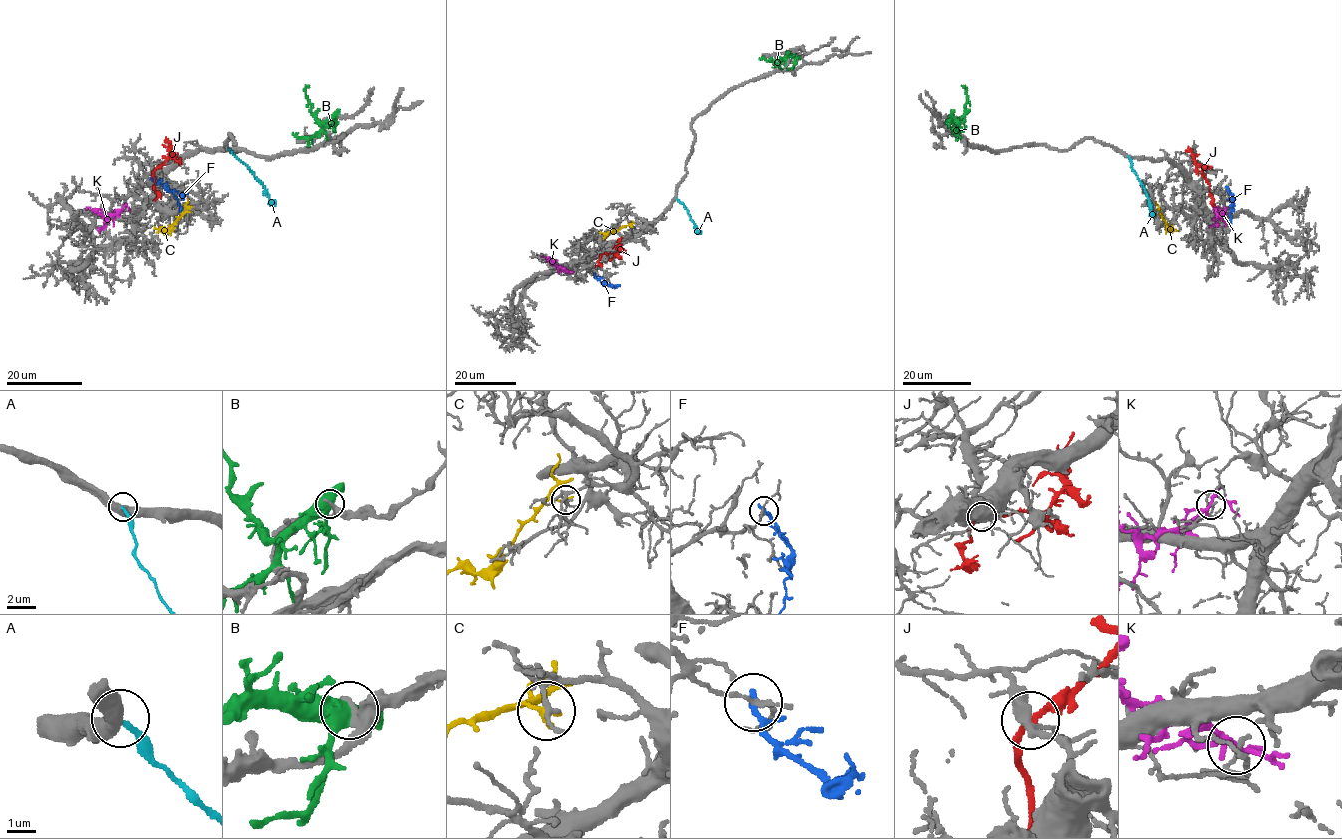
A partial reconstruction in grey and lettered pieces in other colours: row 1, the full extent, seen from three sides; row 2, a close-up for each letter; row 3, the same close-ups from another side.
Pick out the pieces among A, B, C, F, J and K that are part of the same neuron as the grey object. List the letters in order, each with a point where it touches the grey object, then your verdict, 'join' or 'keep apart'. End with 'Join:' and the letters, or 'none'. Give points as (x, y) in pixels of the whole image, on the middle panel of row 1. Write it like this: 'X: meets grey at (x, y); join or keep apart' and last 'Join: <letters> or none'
A: meets grey at (676, 198); keep apart
B: meets grey at (797, 57); keep apart
C: meets grey at (631, 226); keep apart
F: meets grey at (594, 274); keep apart
J: meets grey at (602, 254); keep apart
K: meets grey at (568, 271); keep apart
Join: none

